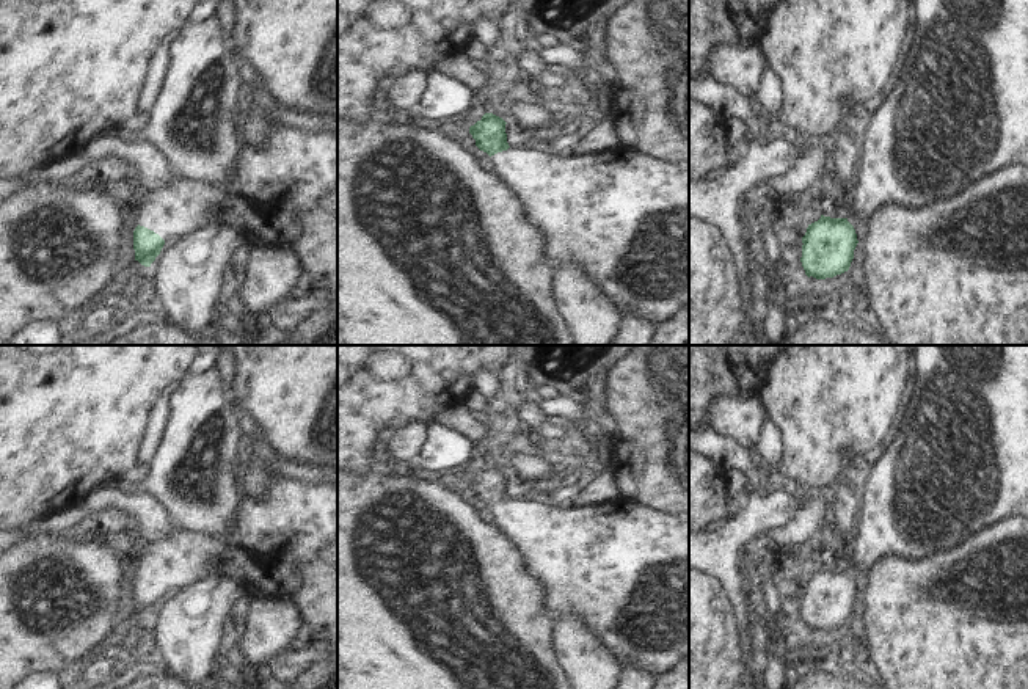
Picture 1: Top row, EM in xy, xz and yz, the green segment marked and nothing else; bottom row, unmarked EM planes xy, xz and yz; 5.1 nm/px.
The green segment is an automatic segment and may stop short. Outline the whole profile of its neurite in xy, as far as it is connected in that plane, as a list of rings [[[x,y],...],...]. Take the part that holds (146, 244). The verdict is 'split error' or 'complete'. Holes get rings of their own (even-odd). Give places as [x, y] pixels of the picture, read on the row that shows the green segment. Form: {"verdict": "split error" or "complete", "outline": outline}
{"verdict": "split error", "outline": [[[270,121],[270,141],[264,148],[243,144],[242,170],[228,180],[207,182],[179,176],[174,173],[173,182],[163,188],[148,190],[138,206],[138,226],[133,231],[135,261],[151,267],[160,254],[163,245],[185,237],[198,229],[212,224],[232,224],[245,229],[251,235],[251,243],[290,245],[300,231],[298,217],[304,207],[319,207],[337,198],[337,133],[333,129],[311,132],[300,127],[281,126]]]}

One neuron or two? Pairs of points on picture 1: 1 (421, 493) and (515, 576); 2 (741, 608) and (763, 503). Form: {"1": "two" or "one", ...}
{"1": "one", "2": "one"}

